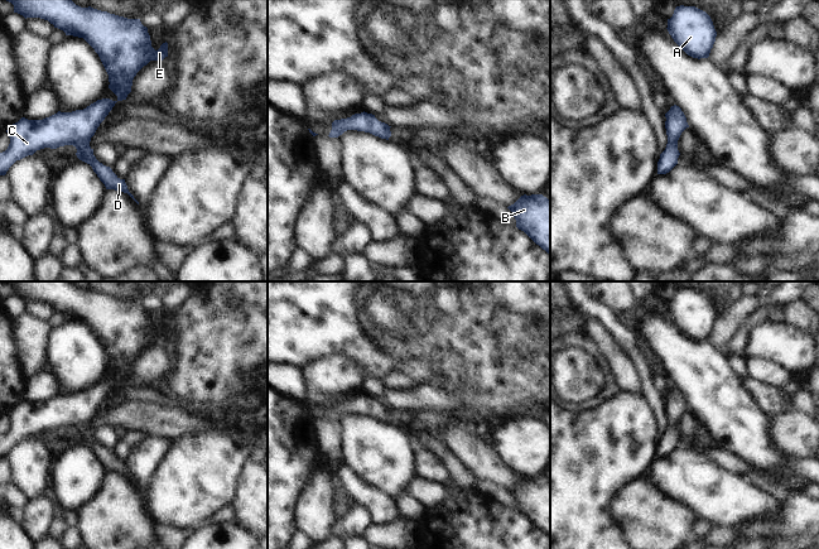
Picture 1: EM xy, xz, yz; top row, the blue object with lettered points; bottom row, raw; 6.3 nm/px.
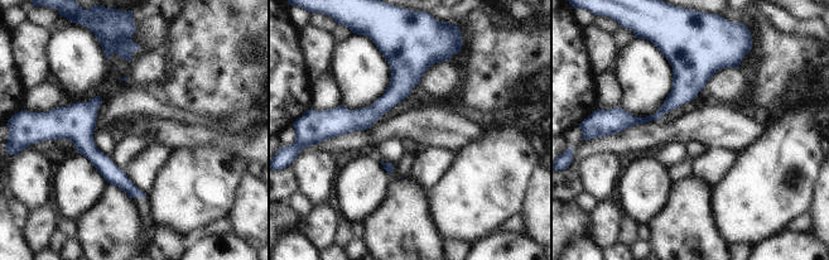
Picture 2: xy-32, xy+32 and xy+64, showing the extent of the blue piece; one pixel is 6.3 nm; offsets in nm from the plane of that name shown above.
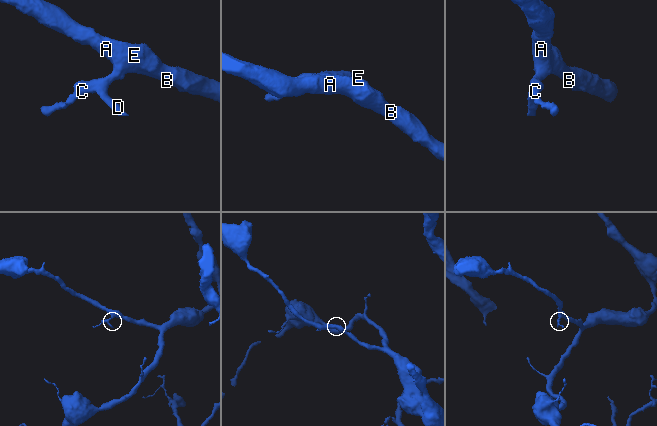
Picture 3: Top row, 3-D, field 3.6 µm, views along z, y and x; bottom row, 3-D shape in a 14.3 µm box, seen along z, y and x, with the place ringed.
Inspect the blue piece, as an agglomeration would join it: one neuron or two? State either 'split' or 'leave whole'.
leave whole

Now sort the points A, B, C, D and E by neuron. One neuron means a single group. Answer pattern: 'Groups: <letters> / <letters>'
Groups: A B C D E

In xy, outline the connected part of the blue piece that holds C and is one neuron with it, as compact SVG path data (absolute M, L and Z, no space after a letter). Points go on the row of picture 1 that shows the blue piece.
M72 0L6 1L14 5L14 13L25 19L40 18L66 35L83 38L98 54L109 74L109 88L117 100L97 100L83 110L58 111L43 120L21 117L6 130L10 144L0 153L0 175L5 175L16 160L33 155L37 150L73 145L77 158L92 167L106 189L127 193L139 204L125 179L120 179L110 167L96 159L90 141L115 103L126 100L136 73L150 61L162 62L168 57L168 43L155 50L148 28L140 19L127 19L91 6L81 8Z

